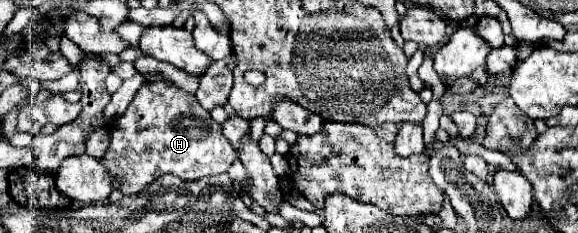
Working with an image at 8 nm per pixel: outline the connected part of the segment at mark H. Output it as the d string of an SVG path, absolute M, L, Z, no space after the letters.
M144 82L128 110L112 122L110 146L100 164L114 178L114 188L122 194L136 194L164 172L196 180L226 172L234 160L236 152L224 138L222 126L210 118L196 96L184 94L166 82Z

